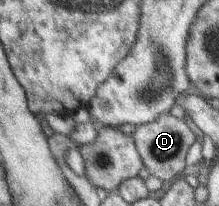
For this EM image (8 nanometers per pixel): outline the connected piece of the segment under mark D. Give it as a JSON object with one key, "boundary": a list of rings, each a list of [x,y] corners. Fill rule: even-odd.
{"boundary":[[[159,114],[158,118],[151,123],[135,127],[131,137],[134,139],[137,150],[141,153],[149,175],[153,175],[161,181],[169,181],[183,171],[187,149],[193,143],[193,133],[189,131],[189,127],[181,119],[170,114]]]}

